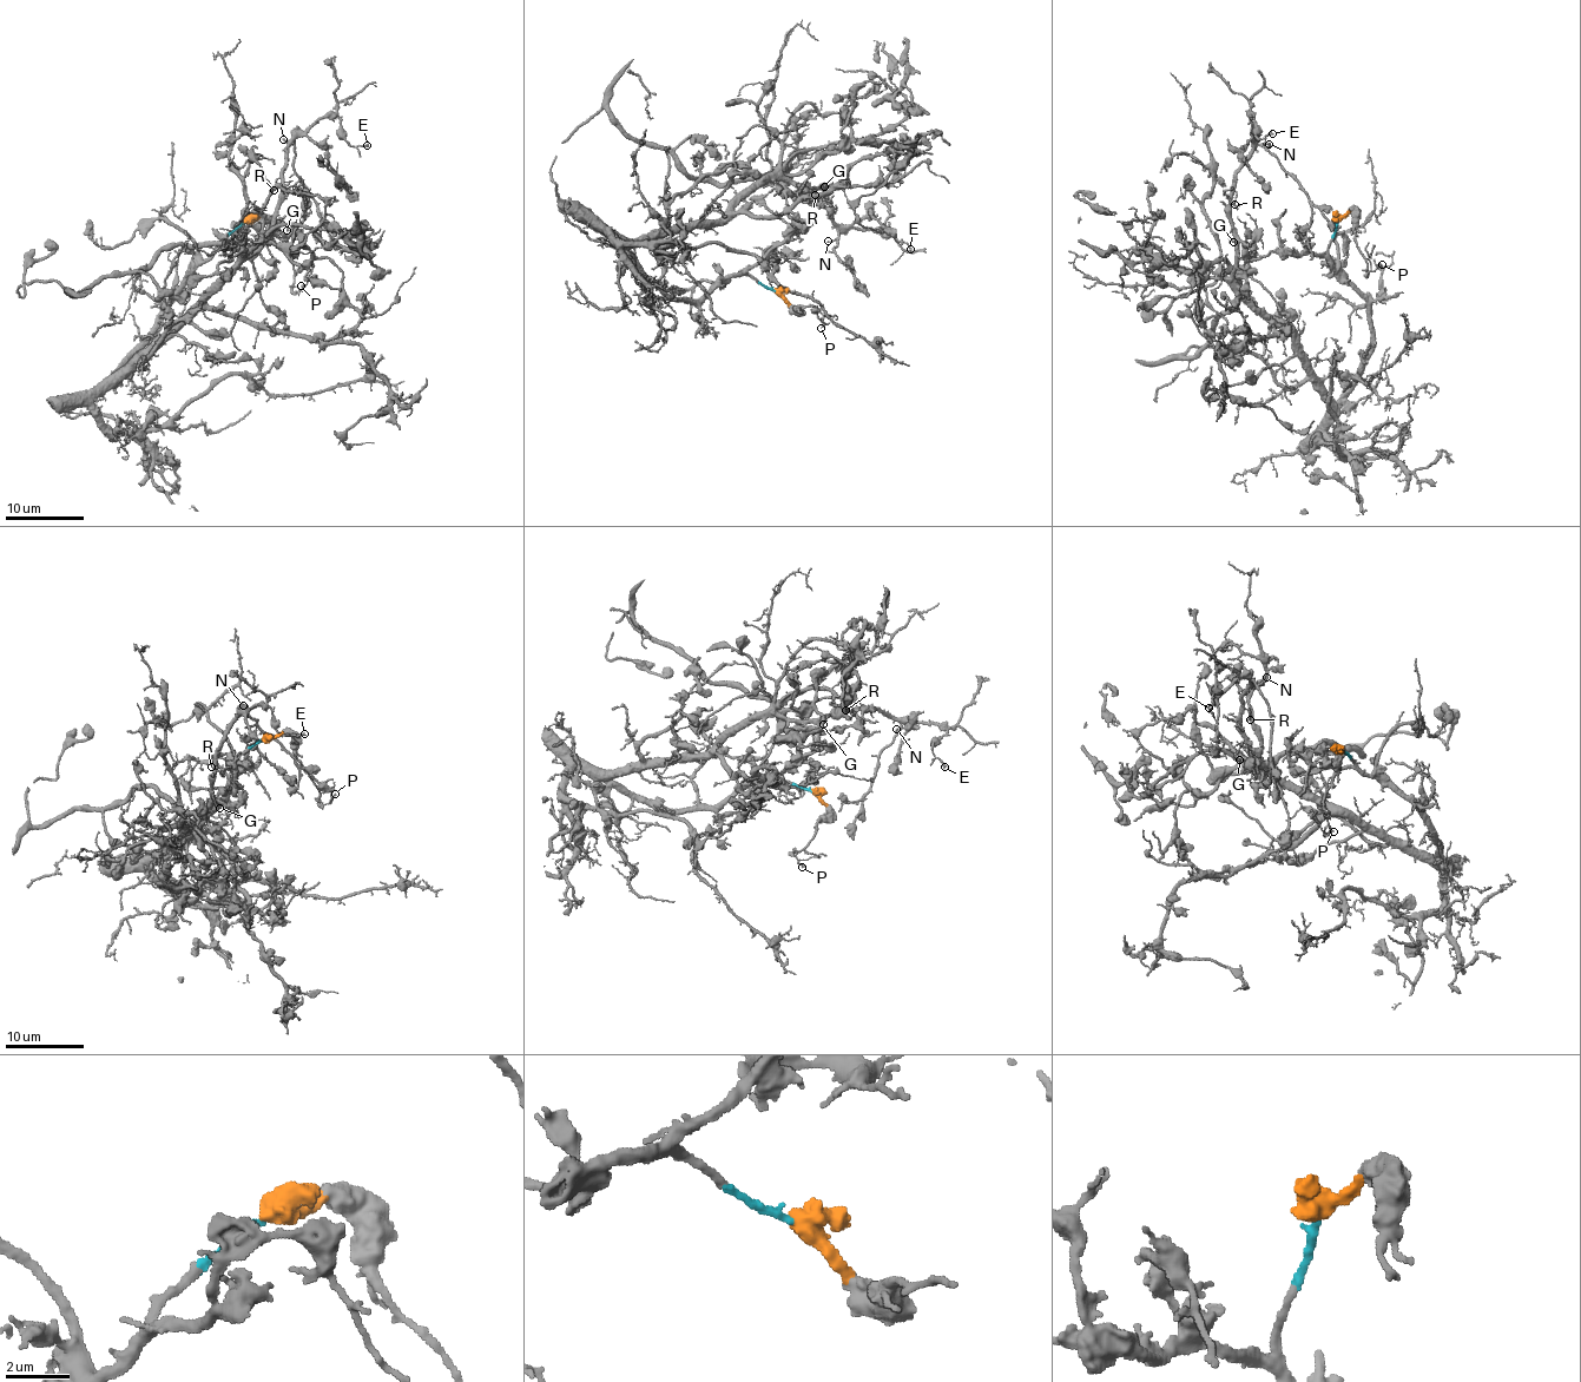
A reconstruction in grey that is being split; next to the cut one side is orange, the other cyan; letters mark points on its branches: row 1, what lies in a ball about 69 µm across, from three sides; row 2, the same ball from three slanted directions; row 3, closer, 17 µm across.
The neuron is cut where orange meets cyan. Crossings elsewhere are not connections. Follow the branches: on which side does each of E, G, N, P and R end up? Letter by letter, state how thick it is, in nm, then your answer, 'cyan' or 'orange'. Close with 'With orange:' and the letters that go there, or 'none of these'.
E: 180 nm | cyan
G: 150 nm | cyan
N: 140 nm | cyan
P: 160 nm | orange
R: 100 nm | cyan
With orange: P

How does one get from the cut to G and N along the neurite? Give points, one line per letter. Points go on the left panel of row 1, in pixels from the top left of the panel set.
G: (243, 223), (202, 261), (144, 348), (114, 377), (166, 341), (262, 243), (277, 216), (288, 231)
N: (243, 223), (202, 261), (144, 348), (114, 377), (166, 341), (270, 229), (294, 140), (283, 138)

